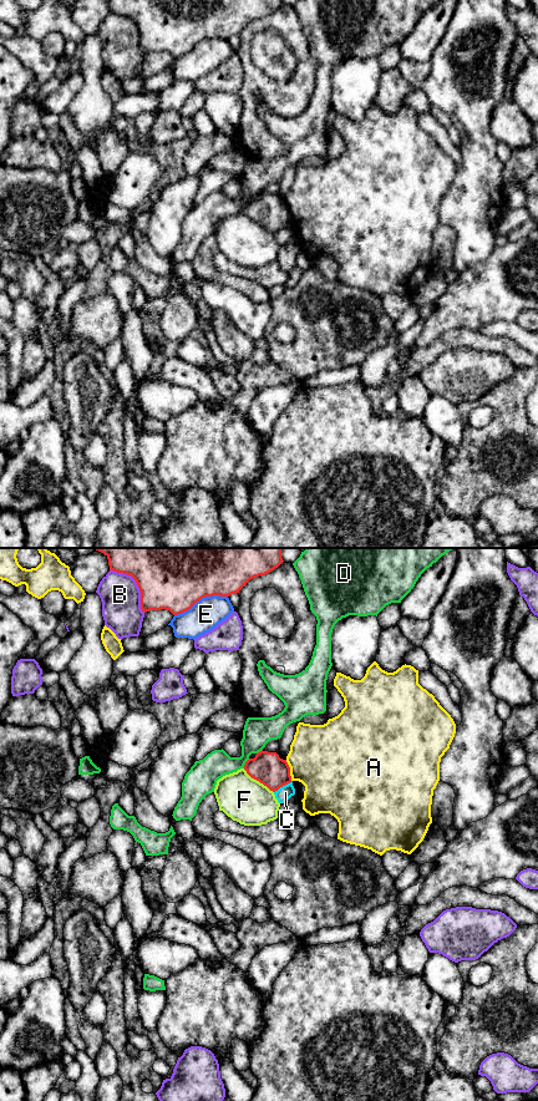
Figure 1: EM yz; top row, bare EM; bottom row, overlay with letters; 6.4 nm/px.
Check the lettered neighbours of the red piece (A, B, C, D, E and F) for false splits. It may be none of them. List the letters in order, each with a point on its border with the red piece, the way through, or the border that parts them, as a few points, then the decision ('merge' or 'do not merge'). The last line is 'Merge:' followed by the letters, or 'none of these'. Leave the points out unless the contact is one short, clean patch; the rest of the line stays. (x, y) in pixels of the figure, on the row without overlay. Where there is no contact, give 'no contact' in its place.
A: contact yz (289, 213); do not merge
B: contact yz (137, 26); do not merge
C: contact yz (283, 227); border yz (292, 223), (280, 228), (274, 234); do not merge
D: contact yz (245, 206); border yz (249, 201), (243, 209); do not merge
E: contact yz (201, 40); do not merge
F: contact yz (258, 222); do not merge
Merge: none of these

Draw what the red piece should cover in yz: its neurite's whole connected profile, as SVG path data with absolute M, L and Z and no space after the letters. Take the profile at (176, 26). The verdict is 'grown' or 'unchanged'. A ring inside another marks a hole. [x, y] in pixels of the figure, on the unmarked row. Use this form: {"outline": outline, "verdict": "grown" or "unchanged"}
{"outline": "M107 0L110 12L131 17L141 34L141 51L169 52L173 57L189 52L205 39L229 39L253 20L278 10L283 0Z", "verdict": "unchanged"}

